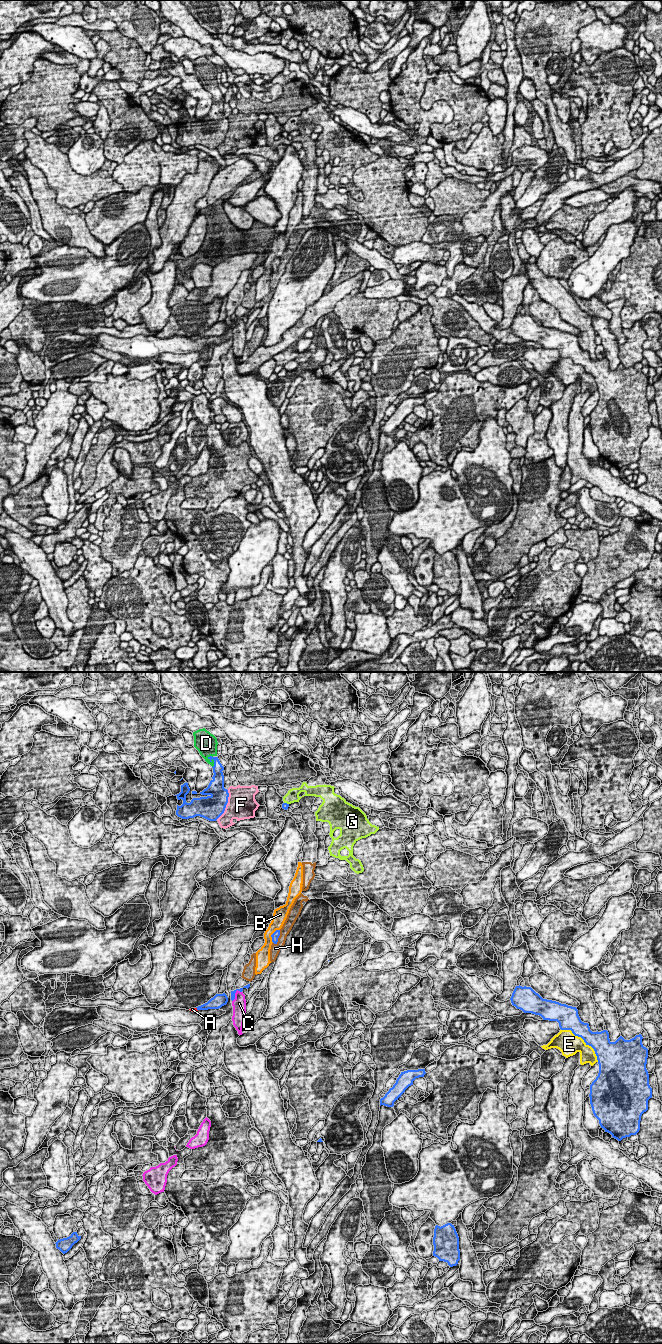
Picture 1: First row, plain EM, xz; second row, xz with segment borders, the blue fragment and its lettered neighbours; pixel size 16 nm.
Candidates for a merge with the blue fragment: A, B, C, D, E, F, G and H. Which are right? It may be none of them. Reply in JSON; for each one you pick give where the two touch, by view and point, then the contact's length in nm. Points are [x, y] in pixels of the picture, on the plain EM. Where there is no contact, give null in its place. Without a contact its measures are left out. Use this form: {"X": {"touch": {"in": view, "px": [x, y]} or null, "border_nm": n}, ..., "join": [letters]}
{"A": {"touch": {"in": "xz", "px": [197, 337]}, "border_nm": 70}, "D": {"touch": {"in": "xz", "px": [214, 89]}, "border_nm": 220}, "join": ["A", "D"]}

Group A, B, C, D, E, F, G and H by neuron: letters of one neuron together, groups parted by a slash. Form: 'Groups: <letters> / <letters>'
Groups: A D / B / C / E / F / G / H

